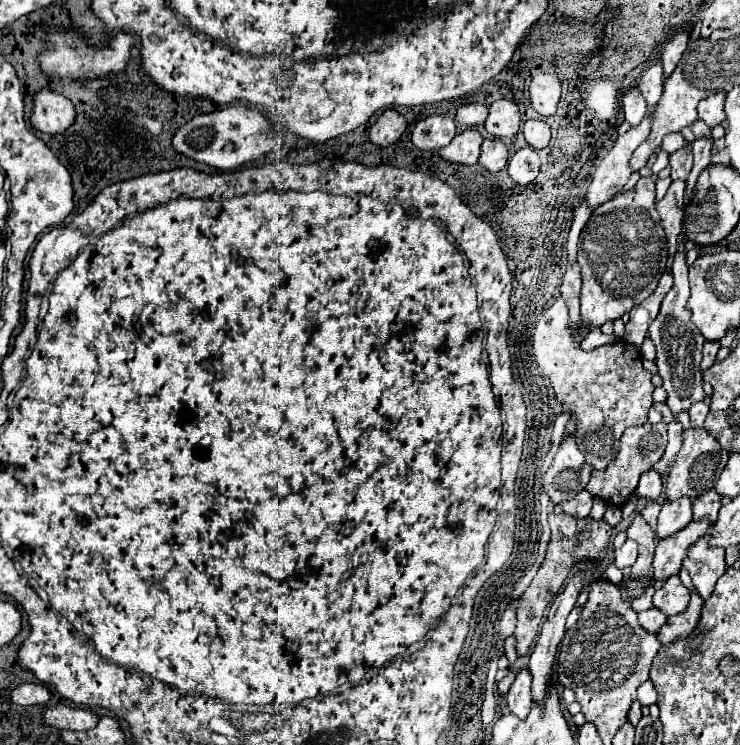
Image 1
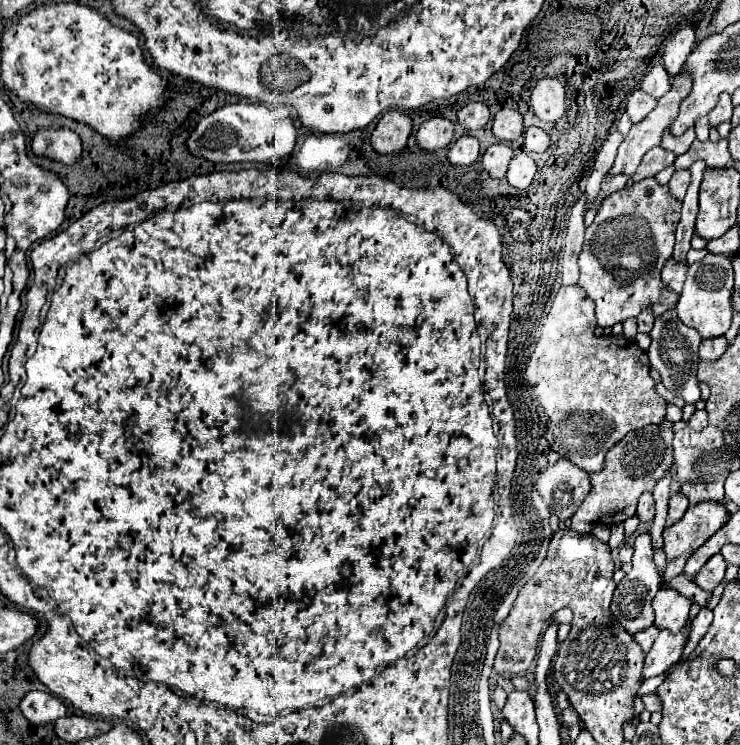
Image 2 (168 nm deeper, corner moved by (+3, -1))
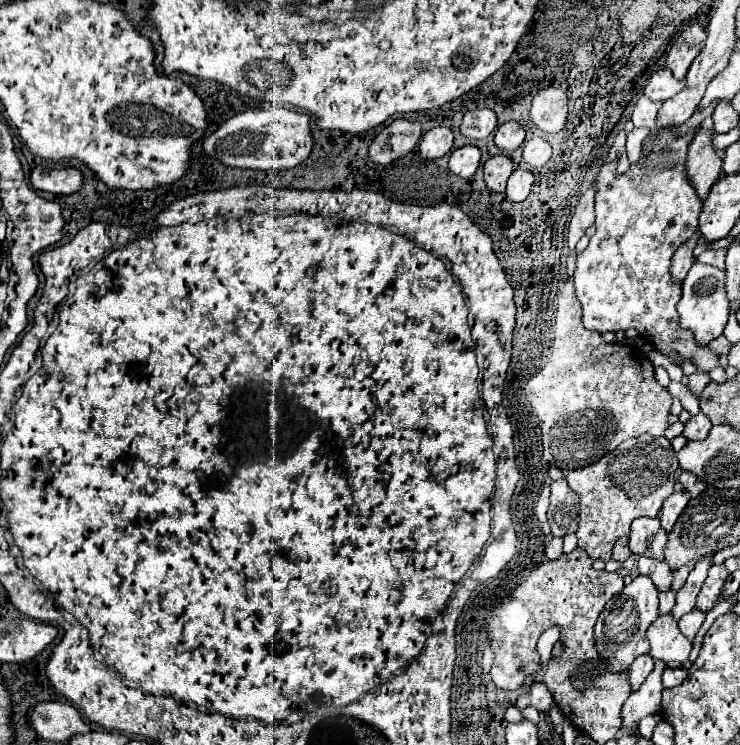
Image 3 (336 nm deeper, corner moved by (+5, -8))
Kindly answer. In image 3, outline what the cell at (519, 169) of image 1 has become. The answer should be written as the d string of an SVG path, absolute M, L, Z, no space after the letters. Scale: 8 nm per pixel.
M515 169L507 183L507 191L511 191L513 201L525 201L533 181L535 181L535 175L529 169Z

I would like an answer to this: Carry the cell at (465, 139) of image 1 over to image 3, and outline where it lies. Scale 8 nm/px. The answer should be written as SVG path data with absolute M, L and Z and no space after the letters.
M463 145L459 149L455 149L449 157L449 171L455 173L461 179L469 179L473 177L473 173L479 167L479 159L481 159L481 151L473 145Z

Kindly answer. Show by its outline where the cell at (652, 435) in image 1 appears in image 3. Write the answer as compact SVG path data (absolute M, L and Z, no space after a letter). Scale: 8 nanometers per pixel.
M641 435L623 441L615 451L607 453L593 465L567 473L569 487L579 495L579 529L577 545L589 553L591 559L611 559L615 541L629 535L635 517L655 517L661 511L667 495L673 493L677 473L677 453L665 437Z

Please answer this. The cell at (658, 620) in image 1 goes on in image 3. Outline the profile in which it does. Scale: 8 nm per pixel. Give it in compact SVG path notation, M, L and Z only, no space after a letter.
M643 653L643 655L639 655L639 657L633 661L633 665L631 665L631 669L629 669L629 677L631 677L631 687L633 687L633 691L635 691L635 687L639 687L639 685L643 683L643 679L647 679L647 675L649 675L651 669L653 669L653 663L655 663L655 659L651 657L651 653Z

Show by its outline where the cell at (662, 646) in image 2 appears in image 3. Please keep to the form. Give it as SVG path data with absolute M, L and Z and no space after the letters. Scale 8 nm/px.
M655 661L655 669L651 671L651 675L643 681L643 685L637 691L629 695L629 699L623 705L623 729L637 727L645 715L659 711L661 691L663 691L661 675L665 667L667 665L663 661Z

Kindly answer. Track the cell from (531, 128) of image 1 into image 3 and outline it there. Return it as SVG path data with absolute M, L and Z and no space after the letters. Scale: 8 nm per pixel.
M533 137L523 145L523 159L533 167L543 167L547 155L551 155L551 145L541 137Z

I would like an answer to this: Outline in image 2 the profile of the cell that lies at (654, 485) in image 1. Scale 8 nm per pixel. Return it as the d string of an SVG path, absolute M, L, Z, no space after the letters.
M645 492L641 498L639 498L639 506L637 506L637 518L641 522L651 522L655 516L655 502L653 502L653 496L651 492Z

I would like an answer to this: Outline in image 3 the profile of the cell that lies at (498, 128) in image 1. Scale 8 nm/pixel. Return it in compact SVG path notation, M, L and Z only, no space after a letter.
M507 121L499 125L495 131L495 145L505 151L517 149L523 143L523 139L525 139L525 131L517 121Z

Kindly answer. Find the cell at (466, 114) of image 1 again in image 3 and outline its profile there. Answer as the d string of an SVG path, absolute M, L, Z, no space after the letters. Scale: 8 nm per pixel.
M491 109L467 111L461 123L461 133L469 139L485 139L497 127L497 117Z

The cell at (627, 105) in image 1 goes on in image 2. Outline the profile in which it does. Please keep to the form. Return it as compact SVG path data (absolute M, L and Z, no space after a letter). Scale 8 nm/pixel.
M635 90L631 96L629 96L629 102L627 102L627 114L629 118L637 124L641 122L653 108L657 106L657 100L649 94L645 94L643 90Z

